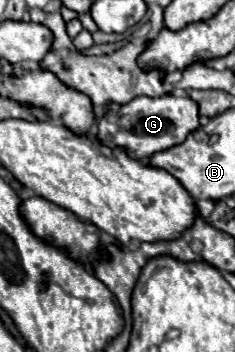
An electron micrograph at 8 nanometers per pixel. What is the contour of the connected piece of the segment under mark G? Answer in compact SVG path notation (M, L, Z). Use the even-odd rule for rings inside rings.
M162 95L162 97L136 97L130 103L122 105L120 111L108 111L100 121L98 139L106 147L124 147L136 159L148 159L158 151L166 151L176 143L184 143L184 139L200 127L198 121L198 103L190 97Z

